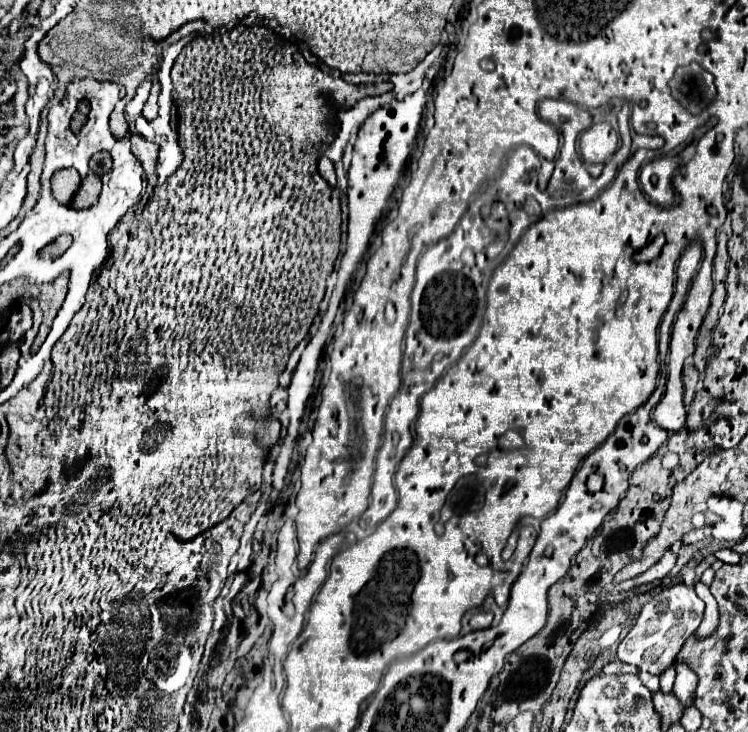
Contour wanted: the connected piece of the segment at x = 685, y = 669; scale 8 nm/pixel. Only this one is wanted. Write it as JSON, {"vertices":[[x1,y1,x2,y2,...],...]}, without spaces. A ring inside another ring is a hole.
{"vertices":[[676,663,676,681,674,681,674,695,684,703,684,705,692,705,694,701,694,691,698,685,698,677,694,675,694,671,690,671,688,663]]}

